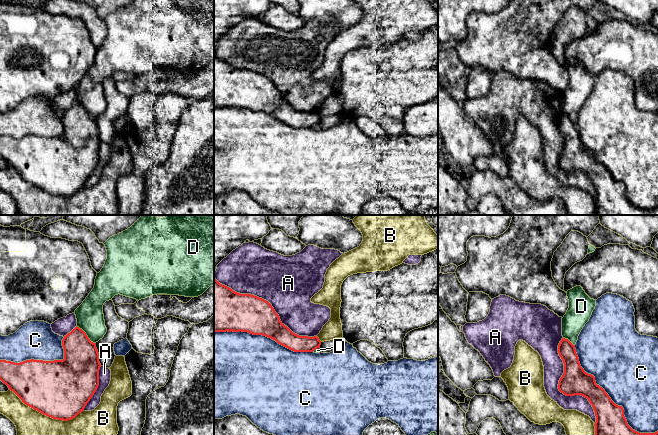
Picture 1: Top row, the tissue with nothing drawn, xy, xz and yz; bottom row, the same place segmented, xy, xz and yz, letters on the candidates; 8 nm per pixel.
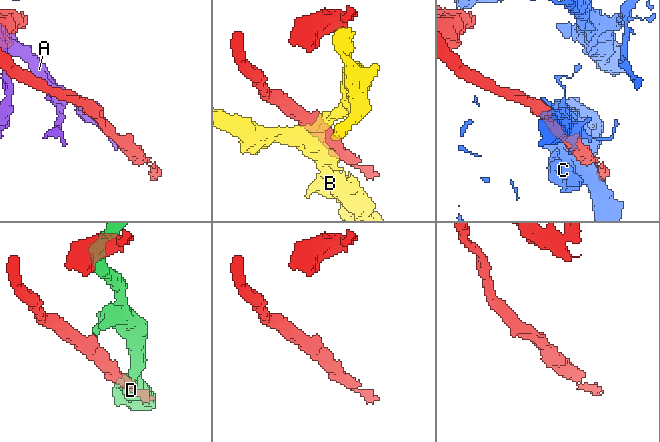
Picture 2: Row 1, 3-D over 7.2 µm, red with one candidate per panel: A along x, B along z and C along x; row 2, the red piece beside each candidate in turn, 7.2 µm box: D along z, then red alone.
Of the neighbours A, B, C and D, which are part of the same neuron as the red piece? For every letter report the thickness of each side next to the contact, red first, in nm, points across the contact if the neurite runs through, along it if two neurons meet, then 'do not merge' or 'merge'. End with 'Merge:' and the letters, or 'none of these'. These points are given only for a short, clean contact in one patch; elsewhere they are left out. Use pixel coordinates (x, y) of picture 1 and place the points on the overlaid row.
A: 300/440 nm | do not merge
B: 480/220 nm | do not merge
C: 240/480 nm | do not merge
D: 300/220 nm | along xy (76, 326), (95, 343) | do not merge
Merge: none of these

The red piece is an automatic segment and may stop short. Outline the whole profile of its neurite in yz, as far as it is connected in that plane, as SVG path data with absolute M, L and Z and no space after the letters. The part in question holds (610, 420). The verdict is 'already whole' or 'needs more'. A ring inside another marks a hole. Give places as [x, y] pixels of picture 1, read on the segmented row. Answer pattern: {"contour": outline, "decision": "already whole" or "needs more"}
{"contour": "M562 338L558 353L564 363L558 389L566 396L581 395L588 399L596 416L595 435L658 435L658 431L639 433L628 425L623 407L616 405L605 390L596 384L595 377L584 371L575 345L568 339Z", "decision": "already whole"}

